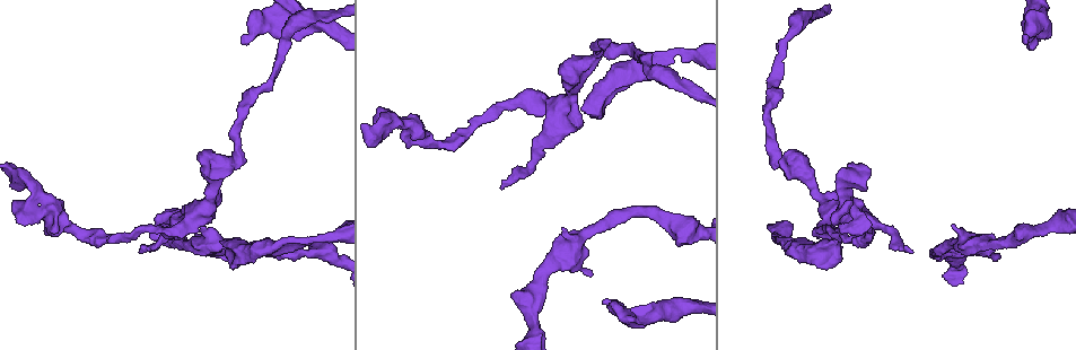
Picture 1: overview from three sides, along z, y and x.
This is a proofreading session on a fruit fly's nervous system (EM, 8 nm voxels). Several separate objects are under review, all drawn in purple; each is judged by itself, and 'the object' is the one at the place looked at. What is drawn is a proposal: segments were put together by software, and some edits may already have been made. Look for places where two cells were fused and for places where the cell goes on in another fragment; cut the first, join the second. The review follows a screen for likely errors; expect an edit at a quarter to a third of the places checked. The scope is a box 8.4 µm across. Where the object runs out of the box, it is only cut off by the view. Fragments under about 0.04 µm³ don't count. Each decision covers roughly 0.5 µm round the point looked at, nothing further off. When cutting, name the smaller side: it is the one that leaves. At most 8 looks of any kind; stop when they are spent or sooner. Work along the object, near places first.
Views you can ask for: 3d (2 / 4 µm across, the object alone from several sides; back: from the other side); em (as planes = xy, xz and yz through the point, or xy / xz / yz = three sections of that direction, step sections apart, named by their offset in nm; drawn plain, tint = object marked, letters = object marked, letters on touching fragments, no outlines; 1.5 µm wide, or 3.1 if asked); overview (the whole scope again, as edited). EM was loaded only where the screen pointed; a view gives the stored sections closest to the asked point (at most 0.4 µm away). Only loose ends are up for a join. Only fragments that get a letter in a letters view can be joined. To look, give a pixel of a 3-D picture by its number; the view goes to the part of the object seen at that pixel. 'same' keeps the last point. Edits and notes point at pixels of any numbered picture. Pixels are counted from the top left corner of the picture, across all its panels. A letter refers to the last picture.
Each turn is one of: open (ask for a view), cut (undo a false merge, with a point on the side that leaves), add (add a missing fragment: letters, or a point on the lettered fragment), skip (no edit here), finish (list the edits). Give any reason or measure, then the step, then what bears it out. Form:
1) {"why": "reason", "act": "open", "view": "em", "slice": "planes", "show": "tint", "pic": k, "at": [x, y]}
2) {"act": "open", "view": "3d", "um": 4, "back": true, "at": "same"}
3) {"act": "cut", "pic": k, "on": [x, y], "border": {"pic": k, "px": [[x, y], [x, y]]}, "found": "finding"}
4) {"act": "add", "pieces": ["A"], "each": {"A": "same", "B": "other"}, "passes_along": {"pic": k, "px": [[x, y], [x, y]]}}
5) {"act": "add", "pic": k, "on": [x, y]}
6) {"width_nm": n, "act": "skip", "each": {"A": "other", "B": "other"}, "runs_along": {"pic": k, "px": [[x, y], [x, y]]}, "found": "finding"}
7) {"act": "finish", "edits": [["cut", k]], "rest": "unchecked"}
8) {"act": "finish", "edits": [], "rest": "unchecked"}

{"why": "thin end", "act": "open", "view": "3d", "um": 4, "pic": 1, "at": [997, 255]}

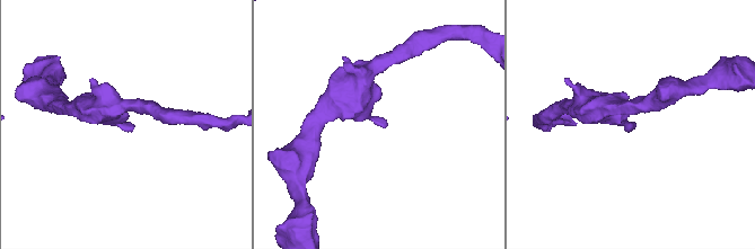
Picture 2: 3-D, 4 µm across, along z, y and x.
{"act": "open", "view": "em", "slice": "planes", "show": "plain", "pic": 2, "at": [633, 122]}

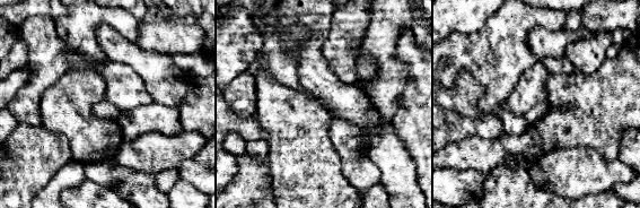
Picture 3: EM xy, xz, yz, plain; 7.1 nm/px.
{"why": "what lies round it", "act": "open", "view": "em", "slice": "planes", "show": "letters", "at": "same"}

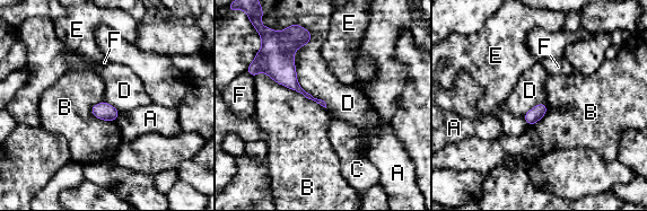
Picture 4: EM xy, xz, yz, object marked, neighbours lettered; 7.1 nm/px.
{"act": "skip", "each": {"A": "other", "B": "other", "C": "other", "D": "other", "E": "other", "F": "other"}, "border": {"pic": 4, "px": [[308, 31], [296, 80], [326, 107]]}, "found": "none of them fits"}

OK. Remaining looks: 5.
{"why": "thin end", "act": "open", "view": "em", "slice": "planes", "show": "letters", "pic": 1, "at": [912, 251]}

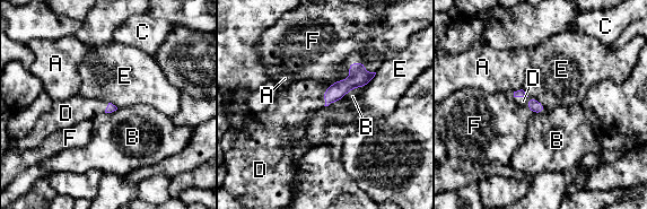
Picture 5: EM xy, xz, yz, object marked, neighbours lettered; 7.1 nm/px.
{"act": "add", "pieces": ["D"], "each": {"A": "other", "B": "other", "C": "other", "D": "same", "E": "other", "F": "other"}, "passes_along": {"pic": 5, "px": [[521, 93], [523, 96], [523, 101]]}, "found": "the cell continues"}

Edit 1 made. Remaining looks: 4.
{"why": "see it whole again", "act": "open", "view": "overview"}

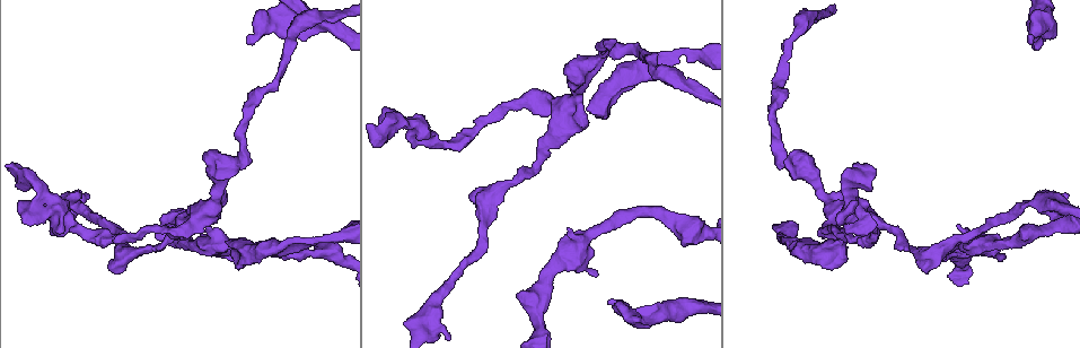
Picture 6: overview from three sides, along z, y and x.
{"why": "free end", "act": "open", "view": "3d", "um": 2, "back": true, "pic": 6, "at": [838, 218]}

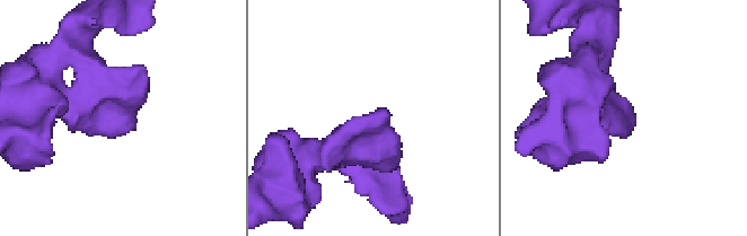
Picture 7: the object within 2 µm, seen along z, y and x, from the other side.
{"why": "shape alone is not enough", "act": "open", "view": "em", "slice": "xy", "step": 8, "show": "letters", "pic": 7, "at": [386, 109]}

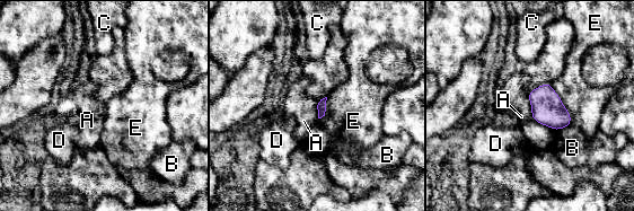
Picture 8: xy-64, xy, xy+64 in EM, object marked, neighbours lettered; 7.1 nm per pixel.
{"why": "another direction", "act": "open", "view": "em", "slice": "xz", "step": 8, "show": "letters", "at": "same"}

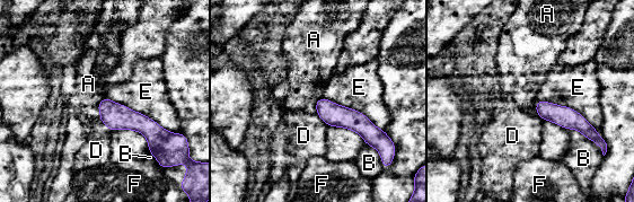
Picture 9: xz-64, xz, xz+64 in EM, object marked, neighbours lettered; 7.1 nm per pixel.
{"act": "skip", "each": {"A": "other", "B": "other", "D": "other", "E": "other", "F": "other"}, "runs_along": {"pic": 9, "px": [[319, 103], [376, 134]]}, "found": "none of them fits"}

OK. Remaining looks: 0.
{"act": "finish", "edits": [["add", 5]], "rest": "unchecked"}

